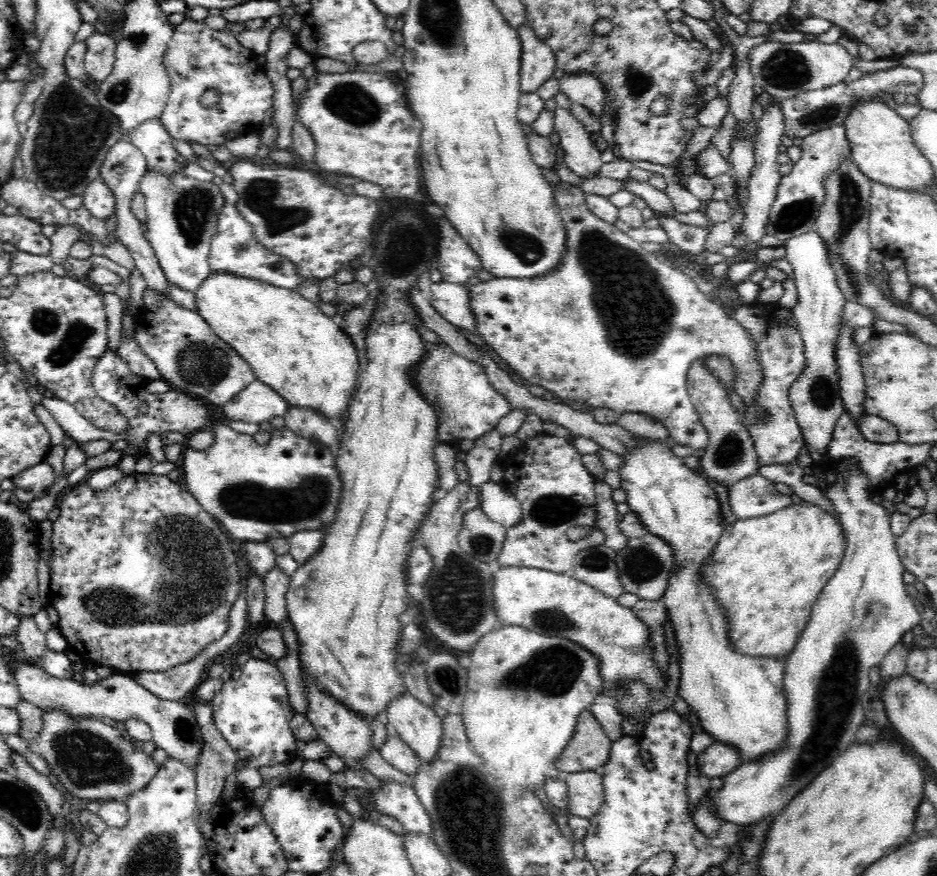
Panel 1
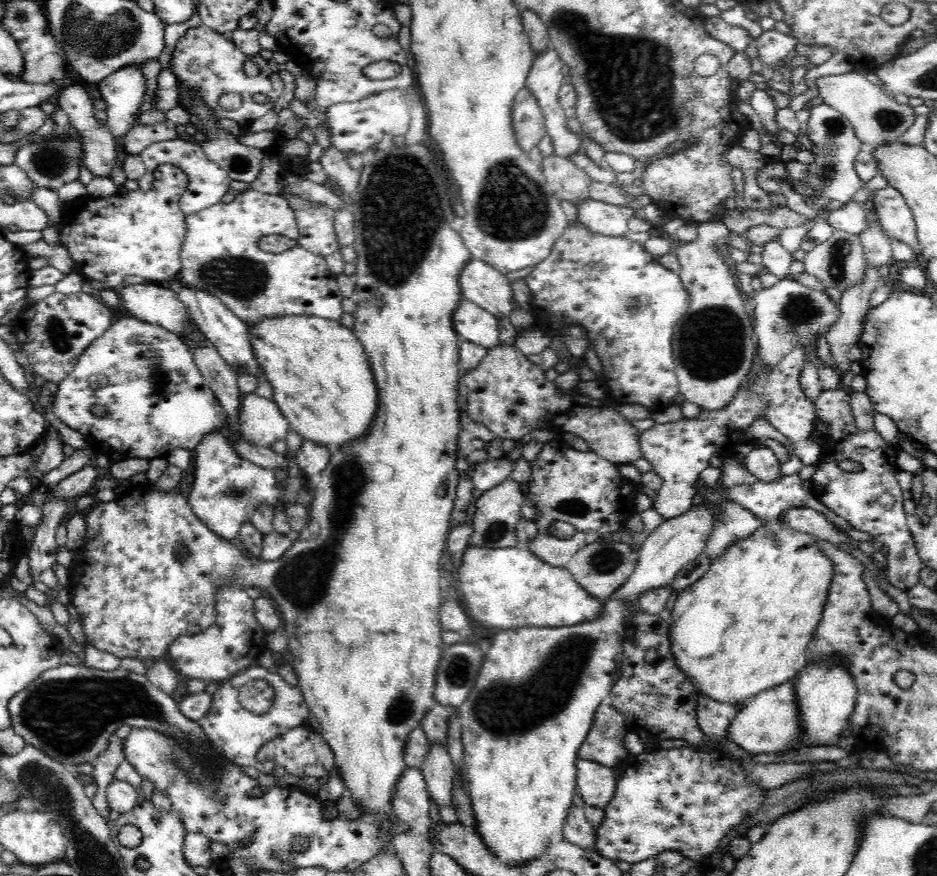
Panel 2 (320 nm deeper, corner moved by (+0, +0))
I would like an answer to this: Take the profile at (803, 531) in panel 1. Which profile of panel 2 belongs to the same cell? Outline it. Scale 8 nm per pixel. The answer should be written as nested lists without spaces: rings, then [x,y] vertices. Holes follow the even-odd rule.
[[[774,520],[761,526],[751,536],[732,546],[720,559],[712,561],[710,570],[702,578],[679,592],[674,608],[667,614],[671,623],[669,632],[671,651],[675,656],[678,669],[690,678],[700,695],[707,696],[716,702],[728,704],[742,702],[742,700],[745,701],[764,690],[794,680],[806,668],[810,661],[808,657],[809,642],[820,619],[822,619],[829,588],[834,578],[834,564],[828,559],[828,556],[824,556],[820,552],[820,549],[816,547],[816,542],[817,539],[812,535],[794,531],[787,524]]]

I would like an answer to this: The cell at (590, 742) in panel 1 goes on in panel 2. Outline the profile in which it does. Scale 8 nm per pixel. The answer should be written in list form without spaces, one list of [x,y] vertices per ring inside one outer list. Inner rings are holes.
[[[601,704],[594,715],[590,732],[578,751],[578,758],[609,767],[630,760],[632,755],[624,744],[627,731],[624,715],[612,705]]]

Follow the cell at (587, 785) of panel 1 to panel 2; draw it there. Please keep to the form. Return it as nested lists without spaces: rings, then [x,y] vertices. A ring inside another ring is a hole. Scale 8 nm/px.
[[[579,758],[576,762],[576,790],[585,804],[605,809],[616,792],[617,776],[612,767]]]

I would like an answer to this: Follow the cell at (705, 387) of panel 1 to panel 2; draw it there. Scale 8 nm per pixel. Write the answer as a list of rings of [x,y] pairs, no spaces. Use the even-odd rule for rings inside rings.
[[[714,220],[699,223],[697,229],[698,235],[694,240],[676,249],[680,263],[679,277],[687,290],[690,302],[686,312],[675,322],[672,348],[679,392],[684,396],[684,400],[694,402],[701,409],[717,411],[735,397],[741,387],[740,384],[750,374],[754,346],[757,344],[753,335],[752,320],[746,311],[746,296],[740,291],[736,276],[732,275],[730,265],[724,261],[724,255],[716,249],[716,244],[728,238],[729,228],[722,220]]]

